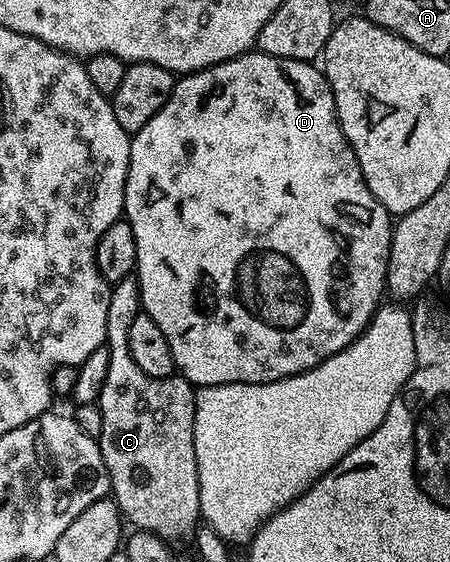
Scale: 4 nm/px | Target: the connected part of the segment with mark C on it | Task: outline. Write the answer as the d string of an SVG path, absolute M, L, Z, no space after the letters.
M130 276L112 283L109 291L109 303L107 304L107 336L105 345L109 348L109 359L107 360L107 376L101 385L101 397L99 405L101 415L103 416L103 428L101 429L101 451L103 452L103 464L107 464L109 473L109 489L111 497L117 504L121 517L126 523L130 522L130 527L147 532L155 532L155 536L165 539L170 544L177 544L180 538L194 537L195 531L201 518L201 501L199 500L199 472L197 471L197 461L195 460L195 440L193 439L193 429L195 428L195 400L197 395L193 383L180 376L170 376L167 378L156 378L147 376L135 360L131 360L131 348L127 348L127 331L131 329L131 320L135 320L137 314L142 313L141 308L141 285L137 282L136 277Z

